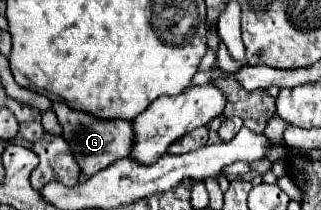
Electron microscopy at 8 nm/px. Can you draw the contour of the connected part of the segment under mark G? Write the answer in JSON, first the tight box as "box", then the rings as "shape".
{"box":[52,101,134,175],"shape":[[[54,101],[52,103],[54,113],[58,115],[58,121],[62,125],[62,137],[70,145],[74,159],[78,161],[82,173],[94,175],[102,171],[102,167],[108,167],[116,159],[128,157],[132,147],[134,147],[134,129],[130,121],[124,119],[98,119],[90,113],[70,109],[66,103]]]}

